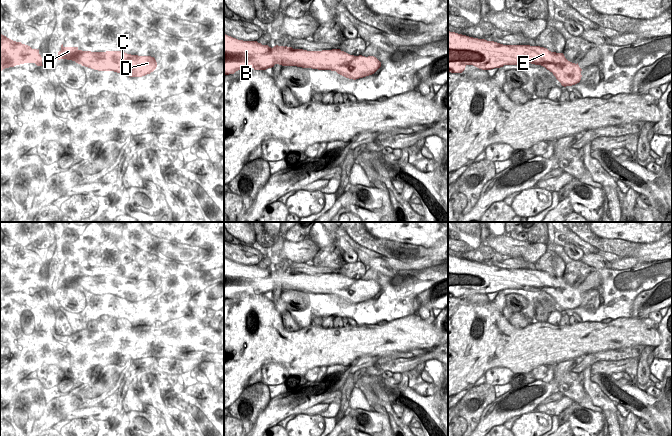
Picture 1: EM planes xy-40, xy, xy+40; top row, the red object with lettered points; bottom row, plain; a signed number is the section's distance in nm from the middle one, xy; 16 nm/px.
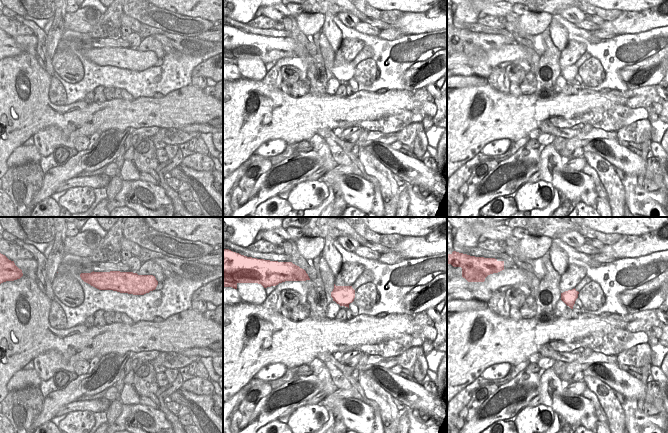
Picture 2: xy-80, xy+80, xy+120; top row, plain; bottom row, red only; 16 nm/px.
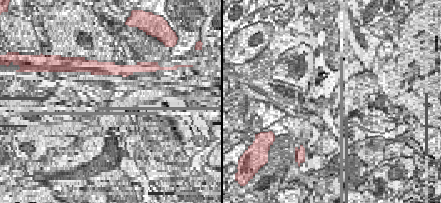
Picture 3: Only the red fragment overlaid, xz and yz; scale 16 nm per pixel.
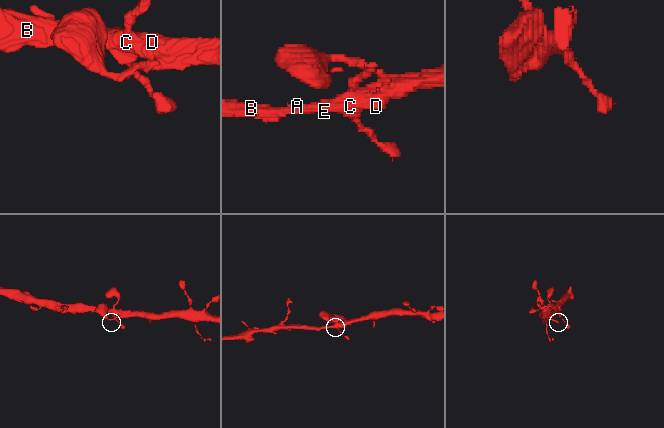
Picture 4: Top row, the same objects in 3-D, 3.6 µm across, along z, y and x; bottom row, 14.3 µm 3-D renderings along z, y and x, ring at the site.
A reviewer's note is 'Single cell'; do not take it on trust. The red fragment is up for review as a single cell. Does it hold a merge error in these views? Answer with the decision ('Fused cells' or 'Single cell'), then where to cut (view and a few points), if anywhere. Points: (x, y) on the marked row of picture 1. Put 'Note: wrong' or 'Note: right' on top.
Note: right
Single cell. No split

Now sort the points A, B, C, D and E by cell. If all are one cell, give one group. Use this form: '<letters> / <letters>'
A B C D E

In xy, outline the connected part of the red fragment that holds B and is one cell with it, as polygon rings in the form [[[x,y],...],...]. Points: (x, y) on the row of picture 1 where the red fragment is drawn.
[[[224,34],[224,75],[234,74],[244,67],[266,70],[275,64],[336,71],[353,80],[372,75],[381,67],[374,56],[354,56],[340,49],[307,51],[278,45],[271,48]]]

